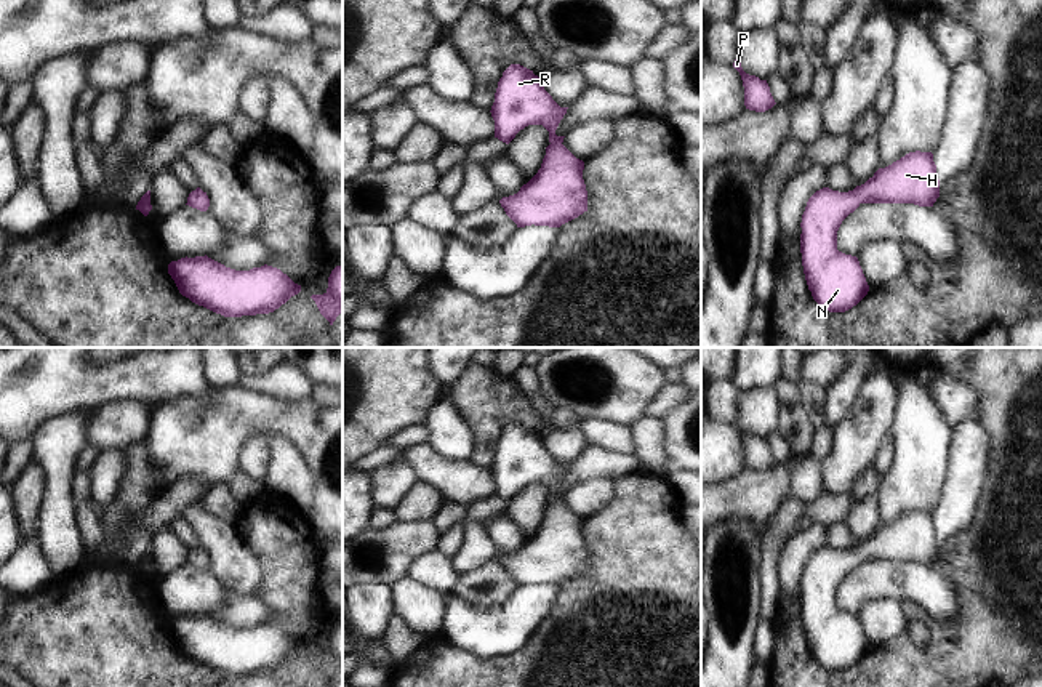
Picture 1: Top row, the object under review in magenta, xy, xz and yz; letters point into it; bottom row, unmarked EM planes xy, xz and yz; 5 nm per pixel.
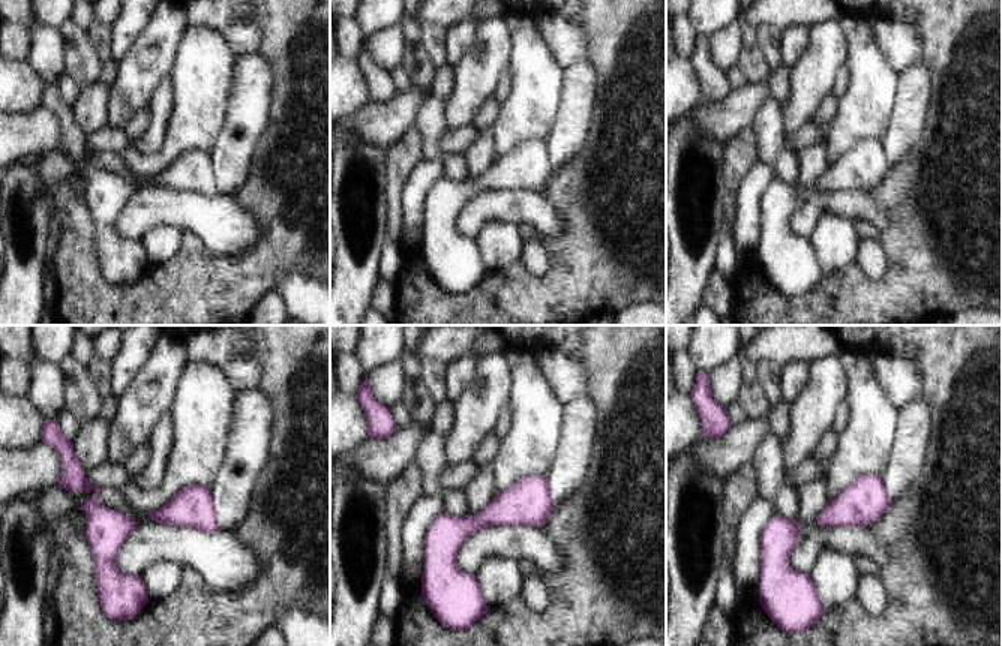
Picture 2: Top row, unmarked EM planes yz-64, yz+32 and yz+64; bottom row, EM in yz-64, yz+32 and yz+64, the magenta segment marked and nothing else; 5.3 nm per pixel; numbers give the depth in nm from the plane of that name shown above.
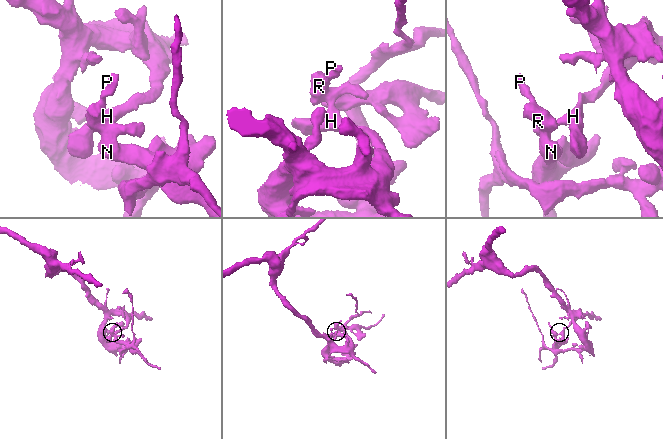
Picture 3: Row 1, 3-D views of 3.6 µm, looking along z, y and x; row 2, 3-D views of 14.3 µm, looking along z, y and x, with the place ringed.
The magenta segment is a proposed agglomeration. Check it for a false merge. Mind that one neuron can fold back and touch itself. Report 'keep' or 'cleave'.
keep

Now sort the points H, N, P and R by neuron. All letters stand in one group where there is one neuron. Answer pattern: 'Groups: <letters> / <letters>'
Groups: H N P R

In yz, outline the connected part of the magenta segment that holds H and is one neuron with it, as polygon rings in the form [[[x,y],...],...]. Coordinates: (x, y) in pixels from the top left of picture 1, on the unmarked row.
[[[909,511],[853,549],[816,549],[802,573],[800,612],[808,649],[820,666],[845,671],[869,650],[856,615],[837,609],[842,580],[861,562],[914,562],[933,565],[940,538],[932,511]]]

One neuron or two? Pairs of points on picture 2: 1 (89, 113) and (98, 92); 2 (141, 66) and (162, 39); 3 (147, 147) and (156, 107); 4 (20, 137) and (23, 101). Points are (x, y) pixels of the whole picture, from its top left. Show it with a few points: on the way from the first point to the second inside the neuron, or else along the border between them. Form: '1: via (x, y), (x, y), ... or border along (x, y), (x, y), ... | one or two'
1: via (90, 108), (96, 96) | one
2: via (147, 60), (156, 45) | one
3: via (155, 137), (156, 117) | one
4: border along (41, 105), (15, 116) | two

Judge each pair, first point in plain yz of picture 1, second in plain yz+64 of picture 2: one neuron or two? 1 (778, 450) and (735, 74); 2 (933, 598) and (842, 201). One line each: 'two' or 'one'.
1: one
2: one

